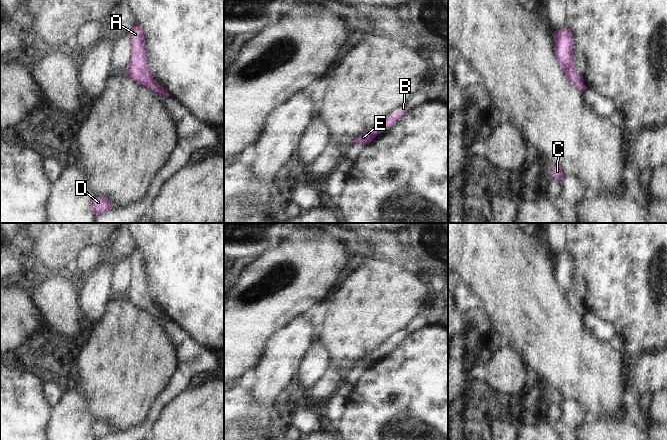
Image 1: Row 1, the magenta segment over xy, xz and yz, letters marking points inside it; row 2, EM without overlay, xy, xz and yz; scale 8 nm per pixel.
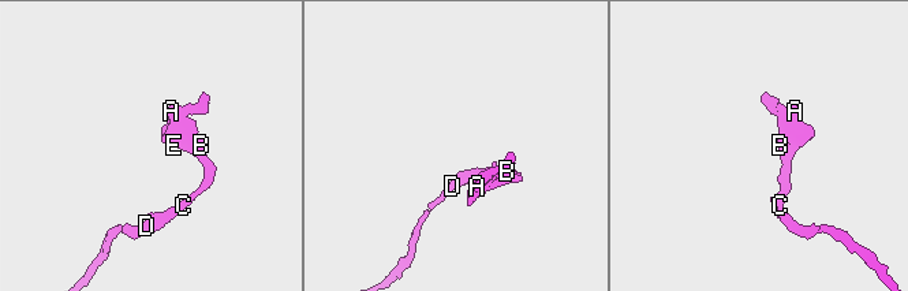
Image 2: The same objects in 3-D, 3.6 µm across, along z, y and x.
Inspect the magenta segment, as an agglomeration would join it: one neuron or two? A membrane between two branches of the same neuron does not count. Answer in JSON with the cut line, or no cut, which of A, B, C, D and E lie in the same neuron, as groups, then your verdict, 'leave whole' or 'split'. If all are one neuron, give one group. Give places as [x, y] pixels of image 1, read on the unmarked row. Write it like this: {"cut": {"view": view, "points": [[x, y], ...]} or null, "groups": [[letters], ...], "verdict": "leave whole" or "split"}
{"cut": null, "groups": [["A", "B", "C", "D", "E"]], "verdict": "leave whole"}

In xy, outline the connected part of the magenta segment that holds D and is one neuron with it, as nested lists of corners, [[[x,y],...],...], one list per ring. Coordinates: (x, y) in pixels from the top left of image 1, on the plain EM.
[[[102,419],[94,421],[91,427],[91,433],[97,440],[113,432],[112,425]]]

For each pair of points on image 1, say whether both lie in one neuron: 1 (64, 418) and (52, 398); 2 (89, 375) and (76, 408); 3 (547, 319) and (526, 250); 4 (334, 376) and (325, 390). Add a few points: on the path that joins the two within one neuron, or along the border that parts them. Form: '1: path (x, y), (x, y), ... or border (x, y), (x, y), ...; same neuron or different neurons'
1: border (63, 392), (59, 400), (52, 407); different neurons
2: border (79, 391), (85, 398), (87, 408), (92, 414); different neurons
3: path (530, 302), (526, 298), (526, 267); same neuron
4: path (331, 379), (325, 387); same neuron

